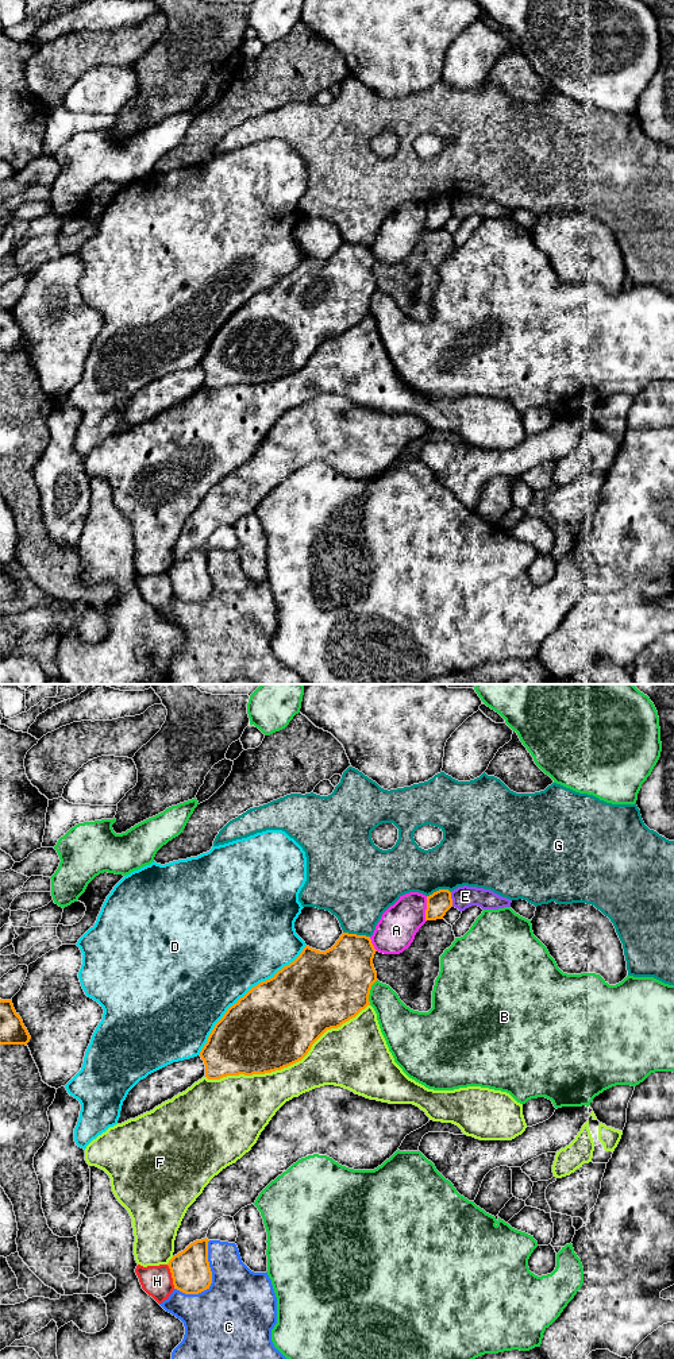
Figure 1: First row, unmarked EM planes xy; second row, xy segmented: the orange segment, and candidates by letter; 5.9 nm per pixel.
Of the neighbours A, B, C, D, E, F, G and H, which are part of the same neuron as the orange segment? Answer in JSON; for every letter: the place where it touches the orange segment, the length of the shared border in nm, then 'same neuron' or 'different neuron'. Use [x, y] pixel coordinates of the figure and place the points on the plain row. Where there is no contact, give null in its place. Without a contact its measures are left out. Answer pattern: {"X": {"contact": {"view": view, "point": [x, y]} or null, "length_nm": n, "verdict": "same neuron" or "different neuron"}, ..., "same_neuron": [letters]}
{"A": {"contact": {"view": "xy", "point": [427, 217]}, "length_nm": 150, "verdict": "different neuron"}, "B": {"contact": {"view": "xy", "point": [369, 301]}, "length_nm": 160, "verdict": "different neuron"}, "C": {"contact": {"view": "xy", "point": [211, 590]}, "length_nm": 360, "verdict": "different neuron"}, "D": {"contact": {"view": "xy", "point": [246, 302]}, "length_nm": 900, "verdict": "different neuron"}, "E": {"contact": {"view": "xy", "point": [451, 208]}, "length_nm": 90, "verdict": "different neuron"}, "F": {"contact": {"view": "xy", "point": [288, 374]}, "length_nm": 1050, "verdict": "same neuron"}, "G": {"contact": {"view": "xy", "point": [355, 243]}, "length_nm": 160, "verdict": "different neuron"}, "H": {"contact": {"view": "xy", "point": [172, 586]}, "length_nm": 150, "verdict": "different neuron"}, "same_neuron": ["F"]}

